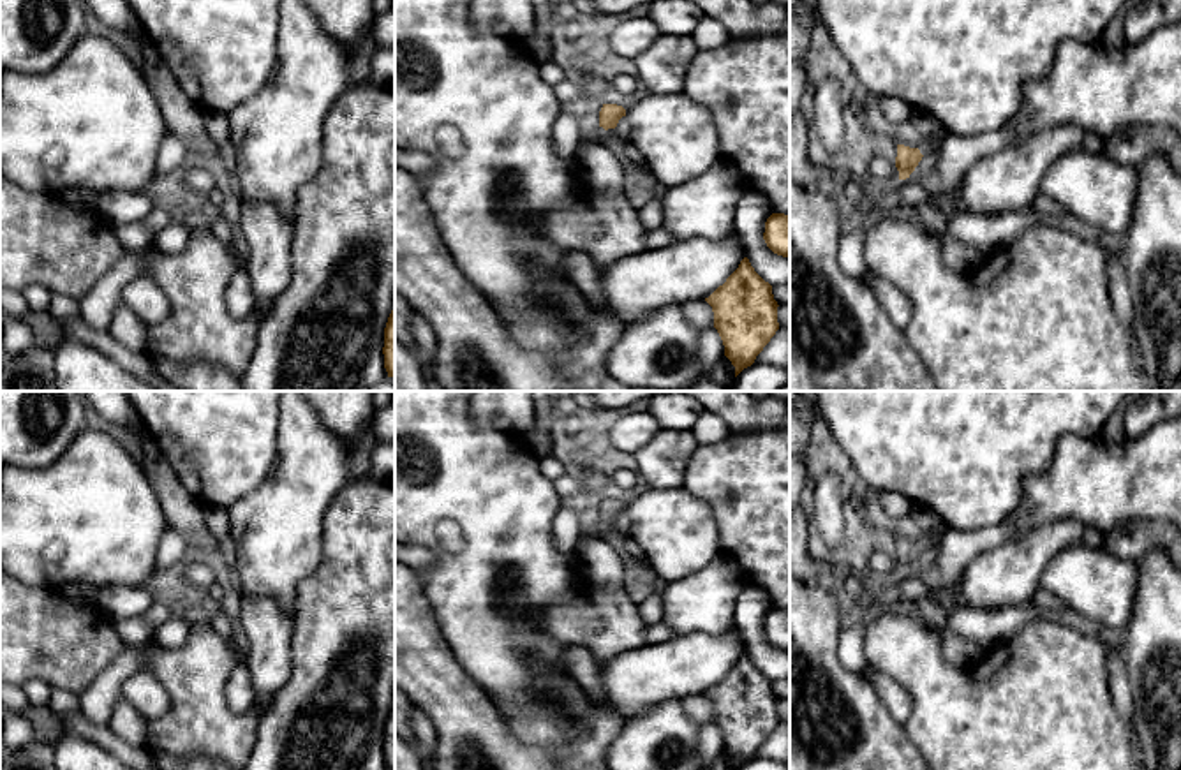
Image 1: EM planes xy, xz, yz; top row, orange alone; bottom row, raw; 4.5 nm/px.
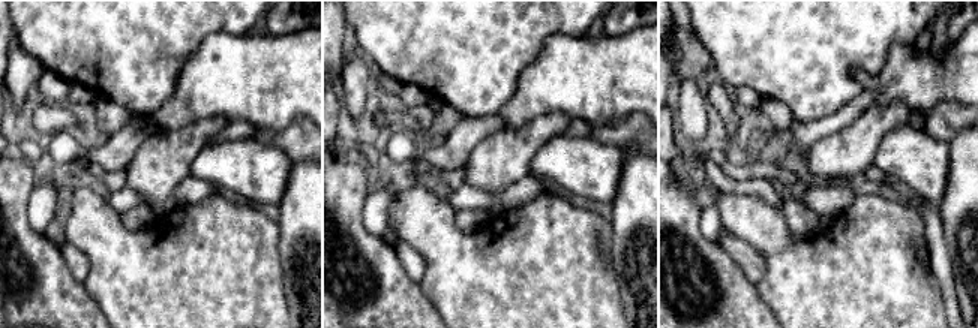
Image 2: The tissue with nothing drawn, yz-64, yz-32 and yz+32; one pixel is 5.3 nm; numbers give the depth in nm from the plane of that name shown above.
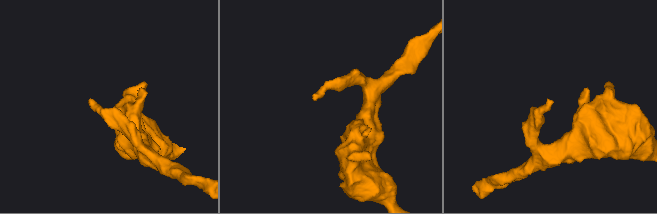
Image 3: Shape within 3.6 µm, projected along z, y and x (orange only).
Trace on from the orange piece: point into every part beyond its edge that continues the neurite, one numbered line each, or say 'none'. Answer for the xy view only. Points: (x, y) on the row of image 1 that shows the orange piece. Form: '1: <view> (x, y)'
none

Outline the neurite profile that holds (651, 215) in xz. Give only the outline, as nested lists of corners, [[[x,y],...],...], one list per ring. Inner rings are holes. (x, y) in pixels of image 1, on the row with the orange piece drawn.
[[[650,199],[643,208],[638,210],[640,222],[647,231],[663,227],[663,204],[661,199]]]

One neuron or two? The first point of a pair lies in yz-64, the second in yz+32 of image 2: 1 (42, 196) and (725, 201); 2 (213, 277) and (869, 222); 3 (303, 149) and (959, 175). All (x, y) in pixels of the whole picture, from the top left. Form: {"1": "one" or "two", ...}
{"1": "two", "2": "one", "3": "two"}

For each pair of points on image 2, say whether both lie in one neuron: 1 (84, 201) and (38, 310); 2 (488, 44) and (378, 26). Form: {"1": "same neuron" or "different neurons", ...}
{"1": "different neurons", "2": "same neuron"}

